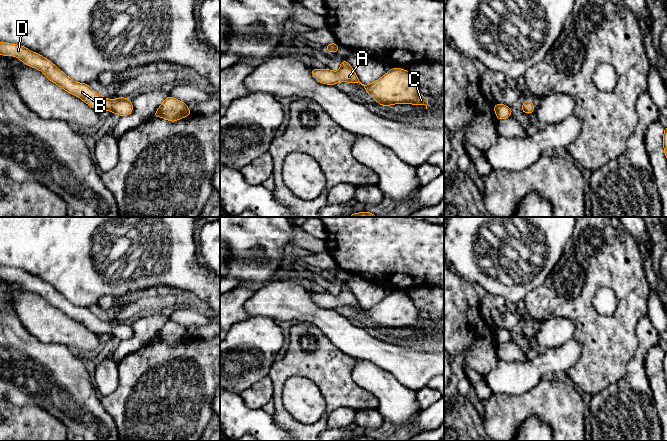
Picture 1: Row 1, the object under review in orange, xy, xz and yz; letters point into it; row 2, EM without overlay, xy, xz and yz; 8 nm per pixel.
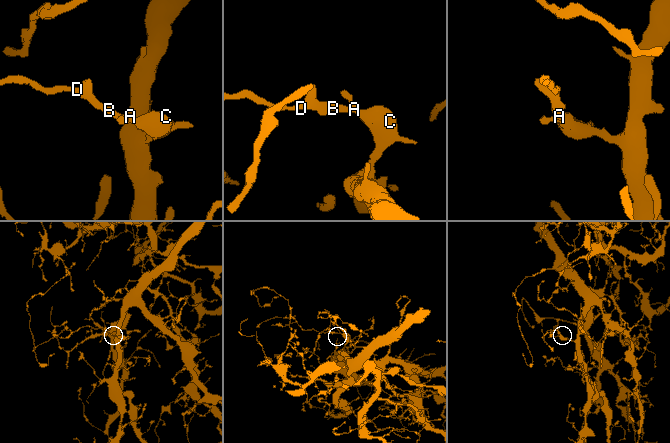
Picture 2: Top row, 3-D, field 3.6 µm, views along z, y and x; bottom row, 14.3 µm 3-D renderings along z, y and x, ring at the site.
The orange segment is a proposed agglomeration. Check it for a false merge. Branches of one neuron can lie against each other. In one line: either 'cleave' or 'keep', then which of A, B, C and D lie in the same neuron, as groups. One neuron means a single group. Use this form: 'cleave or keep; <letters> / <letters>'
keep; A B C D

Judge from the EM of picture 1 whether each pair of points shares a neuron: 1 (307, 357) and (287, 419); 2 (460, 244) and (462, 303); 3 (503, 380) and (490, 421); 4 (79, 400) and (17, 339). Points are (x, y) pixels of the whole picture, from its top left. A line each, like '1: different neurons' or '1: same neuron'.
1: same neuron
2: different neurons
3: different neurons
4: same neuron

